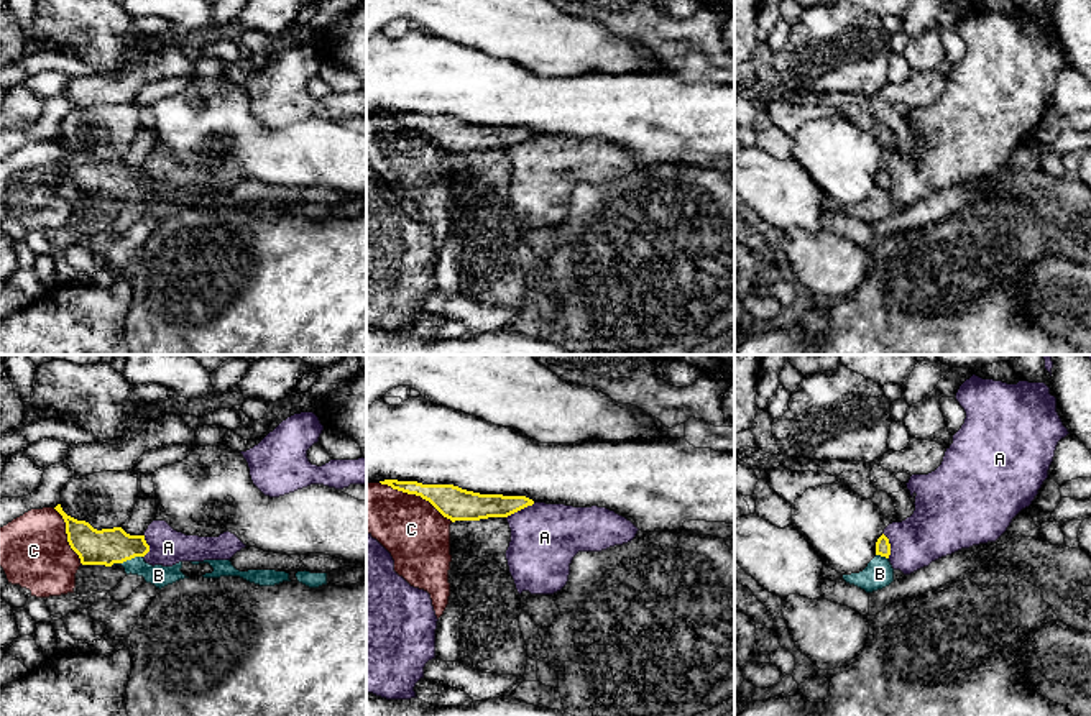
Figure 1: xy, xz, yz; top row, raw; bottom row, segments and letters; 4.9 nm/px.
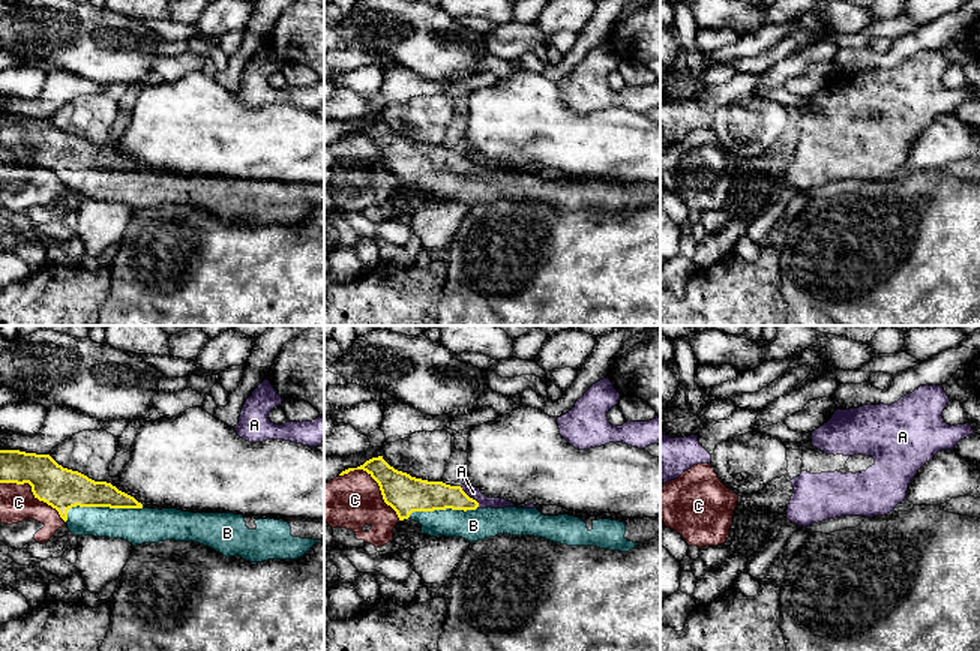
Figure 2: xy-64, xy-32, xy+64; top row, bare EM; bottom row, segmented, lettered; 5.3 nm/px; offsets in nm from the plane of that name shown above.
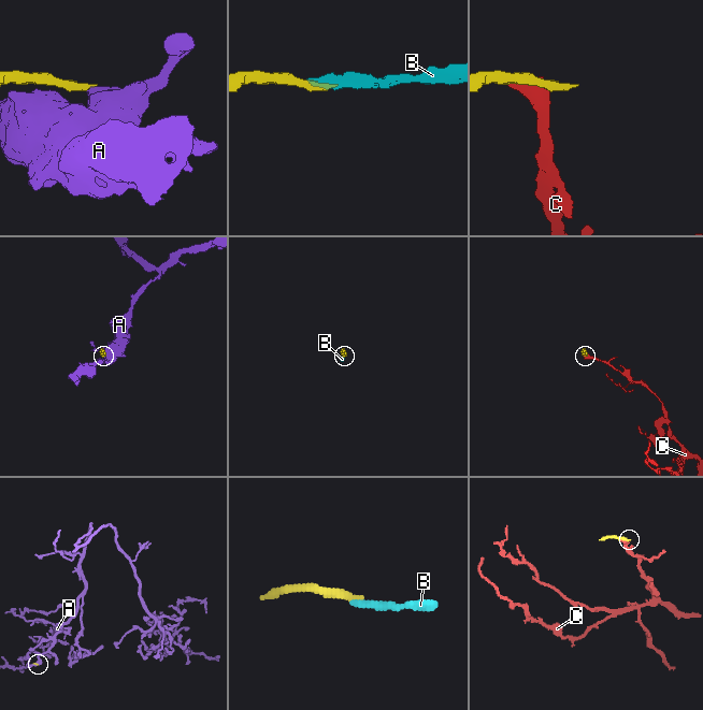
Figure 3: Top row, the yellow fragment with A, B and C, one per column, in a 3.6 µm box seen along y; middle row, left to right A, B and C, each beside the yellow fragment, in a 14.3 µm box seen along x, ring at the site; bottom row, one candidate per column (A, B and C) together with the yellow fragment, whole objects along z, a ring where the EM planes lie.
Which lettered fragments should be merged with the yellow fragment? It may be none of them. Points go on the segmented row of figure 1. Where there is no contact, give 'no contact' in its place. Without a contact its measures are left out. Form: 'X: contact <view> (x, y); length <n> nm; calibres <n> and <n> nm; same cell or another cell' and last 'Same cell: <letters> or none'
A: contact xz (520, 509); length 160 nm; calibres 140 and 340 nm; another cell
B: contact xy (127, 559); length 160 nm; calibres 180 and 110 nm; same cell
C: contact xz (416, 495); length 400 nm; calibres 160 and 320 nm; another cell
Same cell: B

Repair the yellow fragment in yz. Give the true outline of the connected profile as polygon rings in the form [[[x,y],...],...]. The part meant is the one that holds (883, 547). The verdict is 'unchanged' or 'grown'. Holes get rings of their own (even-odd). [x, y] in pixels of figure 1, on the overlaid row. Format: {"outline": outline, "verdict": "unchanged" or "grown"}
{"outline": [[[882,534],[876,542],[876,557],[859,573],[843,575],[843,580],[866,593],[889,586],[894,581],[894,568],[889,562],[891,544]]], "verdict": "grown"}

